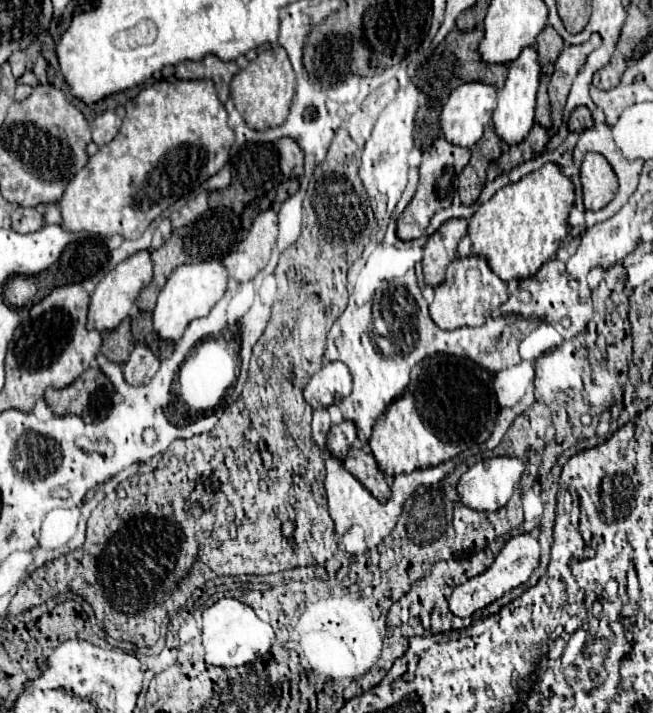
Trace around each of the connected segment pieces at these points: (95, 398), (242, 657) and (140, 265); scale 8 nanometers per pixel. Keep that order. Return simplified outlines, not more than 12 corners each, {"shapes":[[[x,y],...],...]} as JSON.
{"shapes":[[[89,367],[45,399],[55,415],[109,415],[113,383]],[[219,599],[203,613],[207,665],[253,663],[275,643],[249,605]],[[149,251],[119,263],[91,295],[87,327],[111,331],[153,279]]]}

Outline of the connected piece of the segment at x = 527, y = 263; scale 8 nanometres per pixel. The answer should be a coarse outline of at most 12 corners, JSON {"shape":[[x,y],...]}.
{"shape":[[545,163],[469,219],[459,255],[503,281],[555,259],[575,185]]}

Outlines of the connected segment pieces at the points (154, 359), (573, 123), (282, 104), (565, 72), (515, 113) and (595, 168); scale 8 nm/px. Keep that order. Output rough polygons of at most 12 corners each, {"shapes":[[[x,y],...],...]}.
{"shapes":[[[137,343],[123,363],[125,381],[147,383],[159,369],[159,357]],[[577,107],[569,119],[569,131],[593,127],[587,107]],[[281,45],[241,69],[230,99],[251,129],[285,123],[295,71]],[[593,33],[587,43],[565,47],[549,83],[553,131],[561,125],[573,79],[587,55],[601,45]],[[525,47],[493,111],[497,135],[521,143],[535,115],[539,55]],[[601,153],[581,165],[585,209],[603,209],[617,175]]]}

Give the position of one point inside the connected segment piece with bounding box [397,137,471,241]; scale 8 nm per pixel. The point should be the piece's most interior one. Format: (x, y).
(441, 165)

